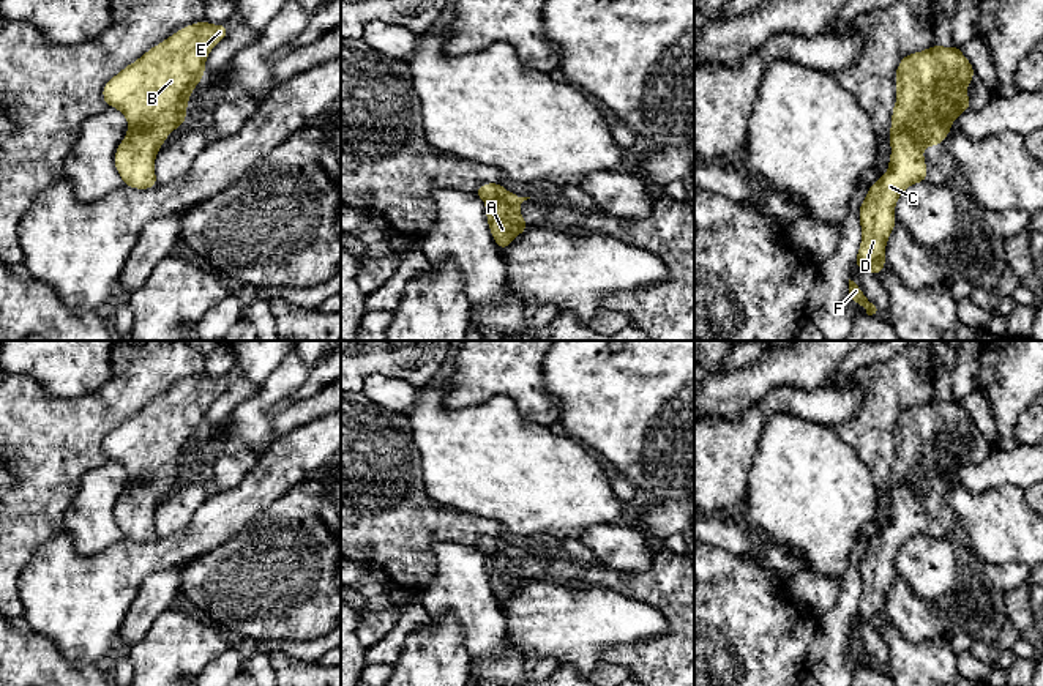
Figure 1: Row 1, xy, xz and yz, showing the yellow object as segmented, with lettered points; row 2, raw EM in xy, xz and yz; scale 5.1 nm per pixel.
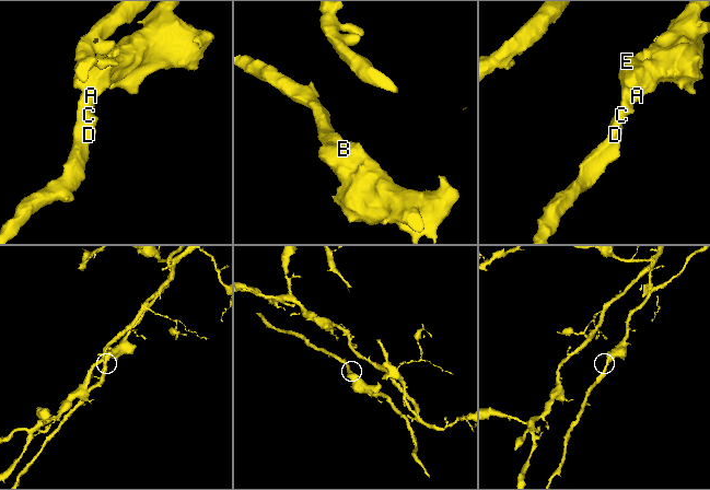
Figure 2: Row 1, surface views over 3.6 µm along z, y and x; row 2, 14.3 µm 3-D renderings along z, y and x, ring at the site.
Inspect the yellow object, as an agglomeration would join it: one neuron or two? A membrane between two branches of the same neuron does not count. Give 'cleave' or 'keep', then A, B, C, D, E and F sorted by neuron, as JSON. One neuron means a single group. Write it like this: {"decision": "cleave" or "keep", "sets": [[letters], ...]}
{"decision": "keep", "sets": [["A", "B", "C", "D", "E", "F"]]}

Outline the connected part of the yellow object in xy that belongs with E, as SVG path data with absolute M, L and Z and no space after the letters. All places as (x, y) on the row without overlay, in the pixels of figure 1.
M207 374L183 380L104 437L103 454L118 462L129 476L114 508L115 522L125 539L151 542L159 538L155 528L156 506L169 486L185 476L191 445L205 429L207 408L227 386L226 377L211 378Z

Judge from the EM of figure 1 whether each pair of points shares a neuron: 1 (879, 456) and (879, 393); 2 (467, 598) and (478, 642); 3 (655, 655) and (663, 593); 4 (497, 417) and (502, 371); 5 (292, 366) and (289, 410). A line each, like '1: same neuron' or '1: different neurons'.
1: same neuron
2: same neuron
3: same neuron
4: different neurons
5: same neuron

